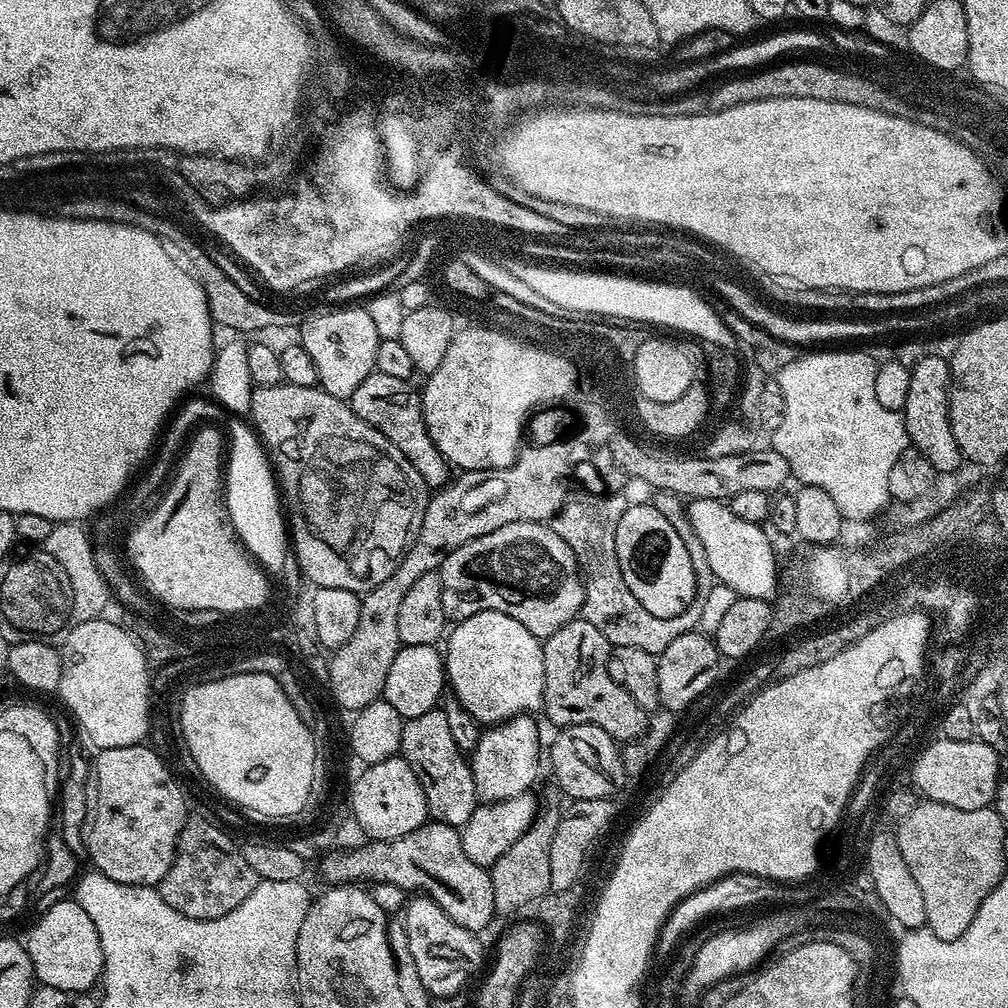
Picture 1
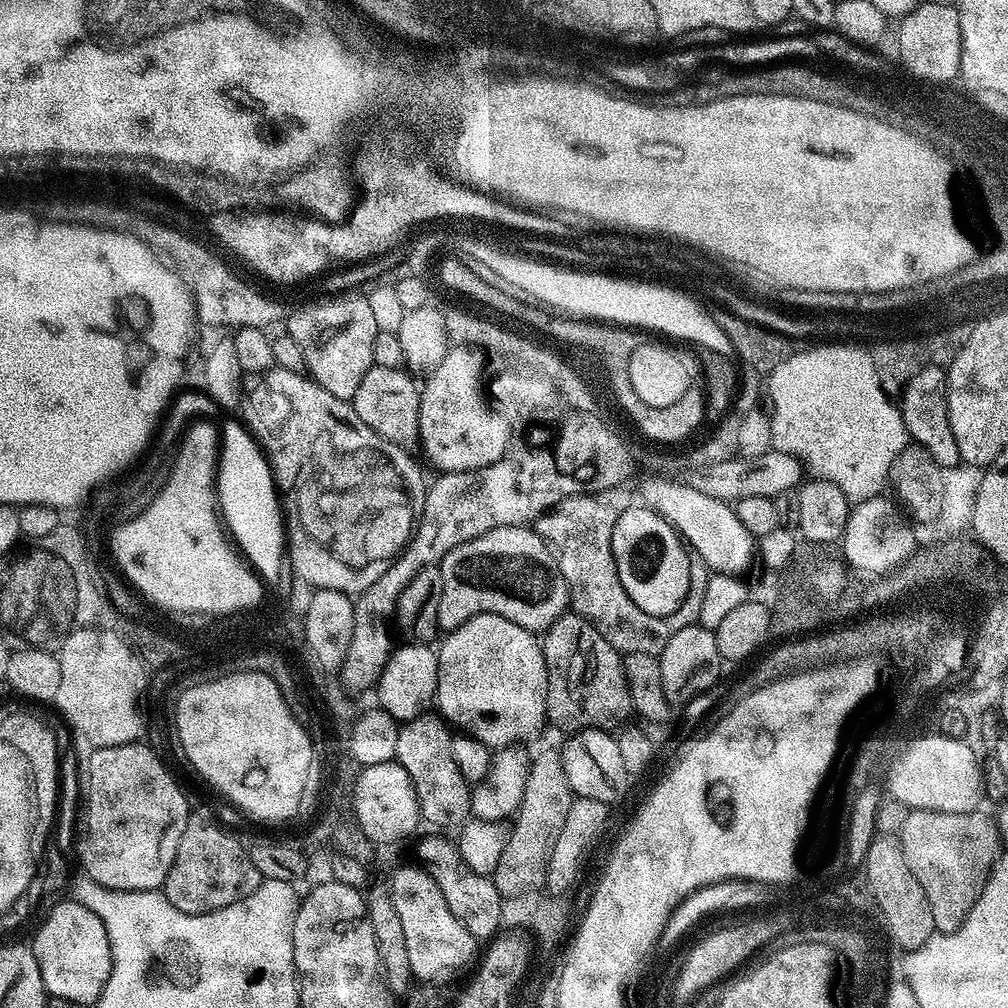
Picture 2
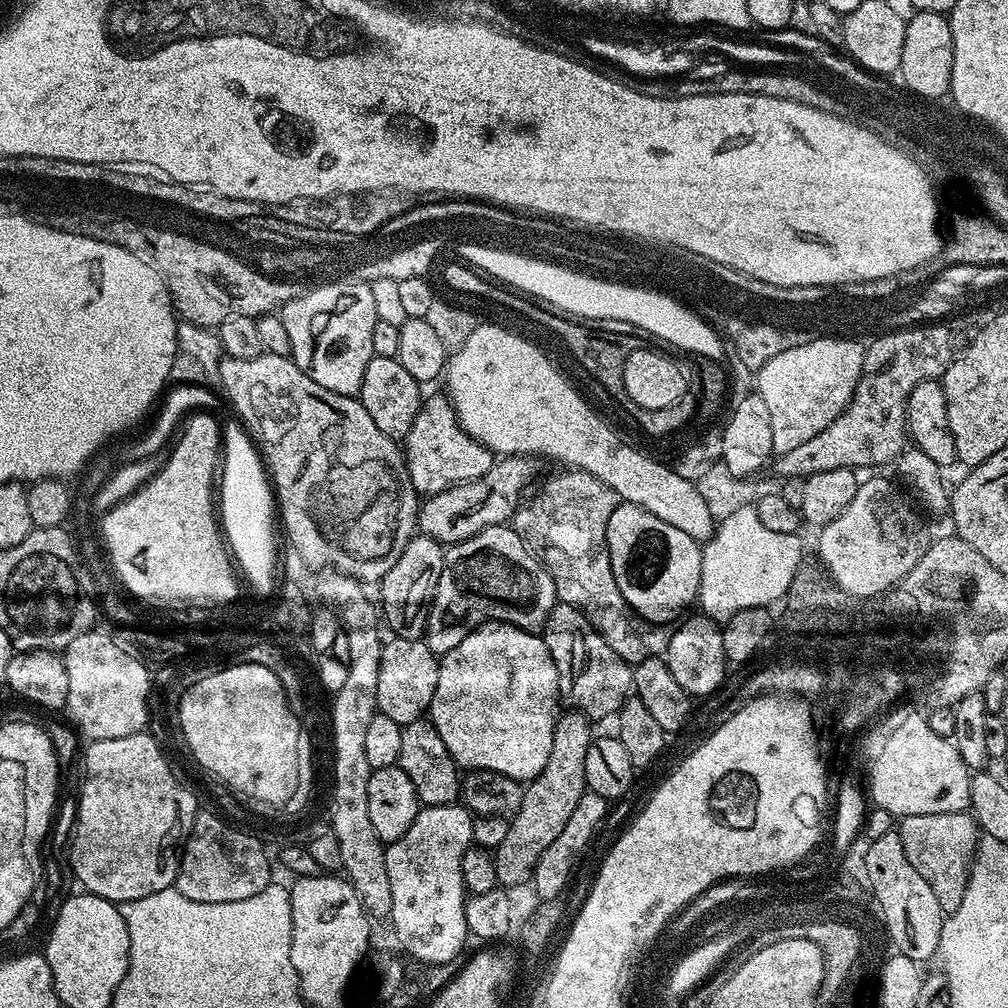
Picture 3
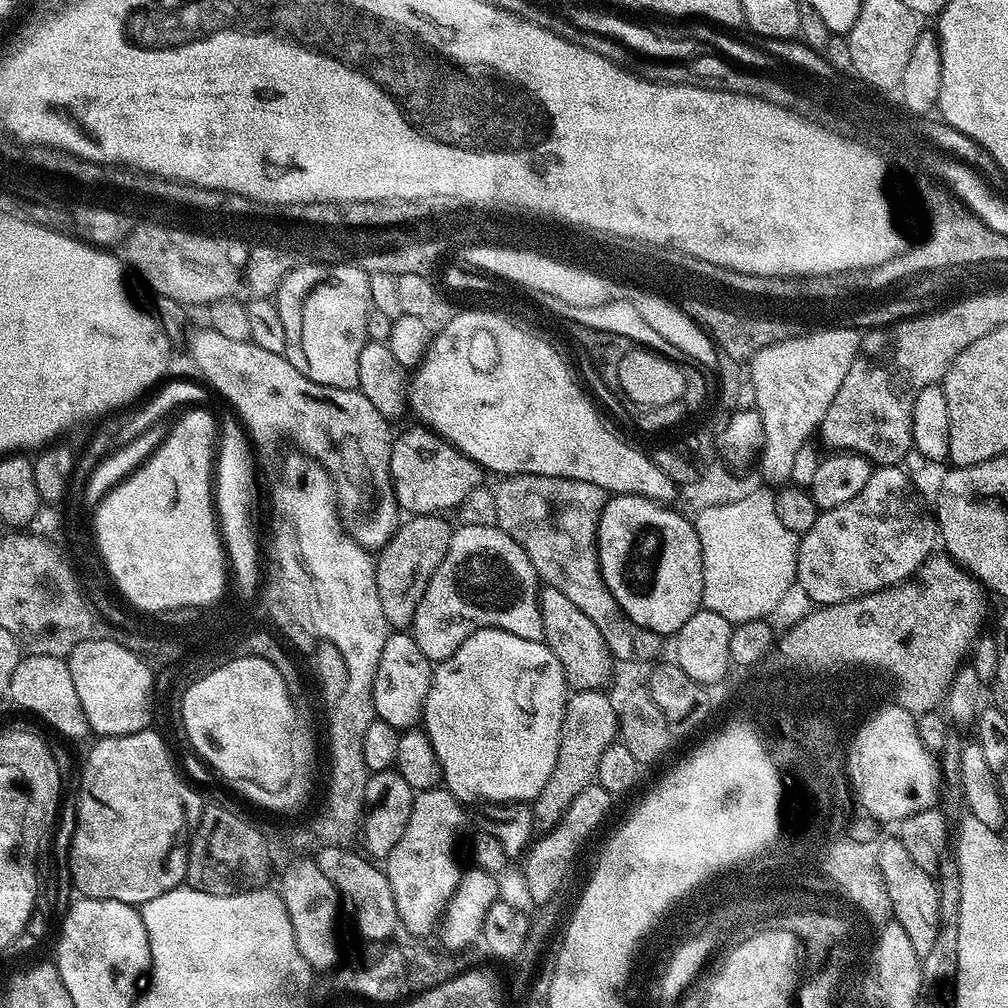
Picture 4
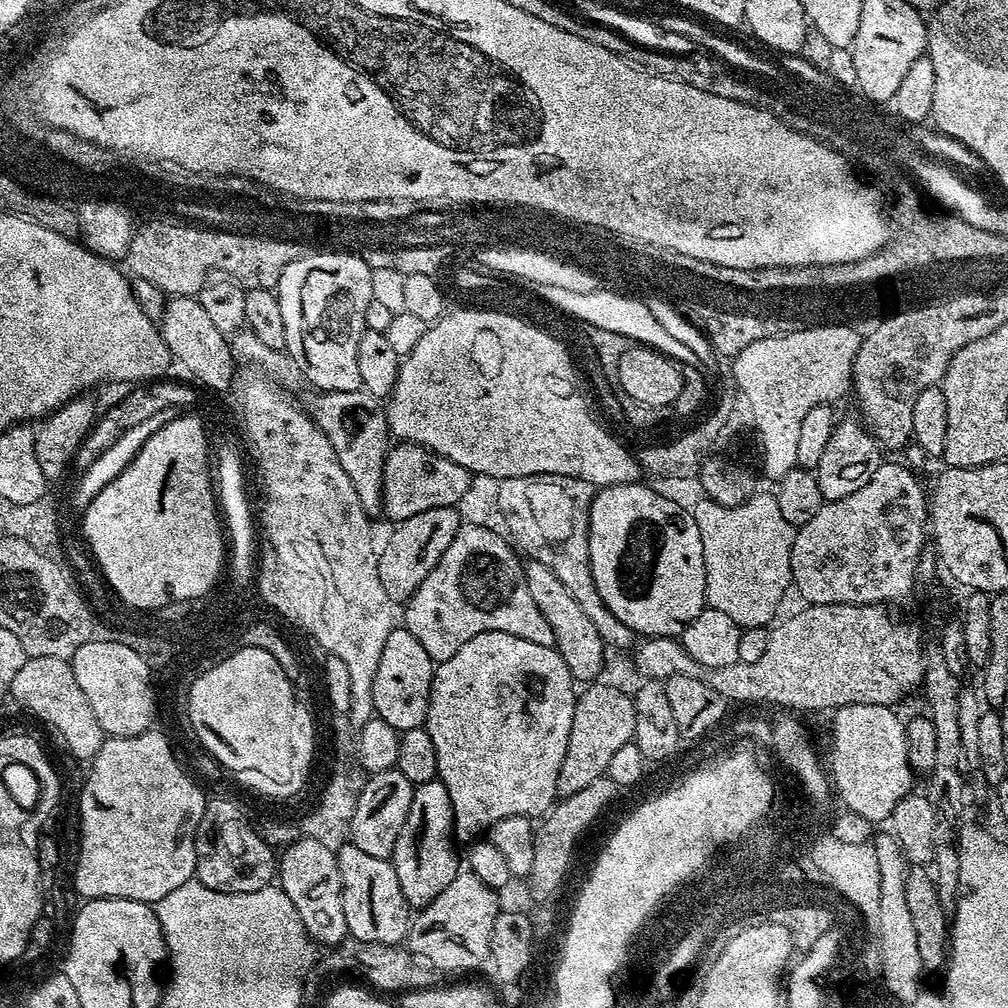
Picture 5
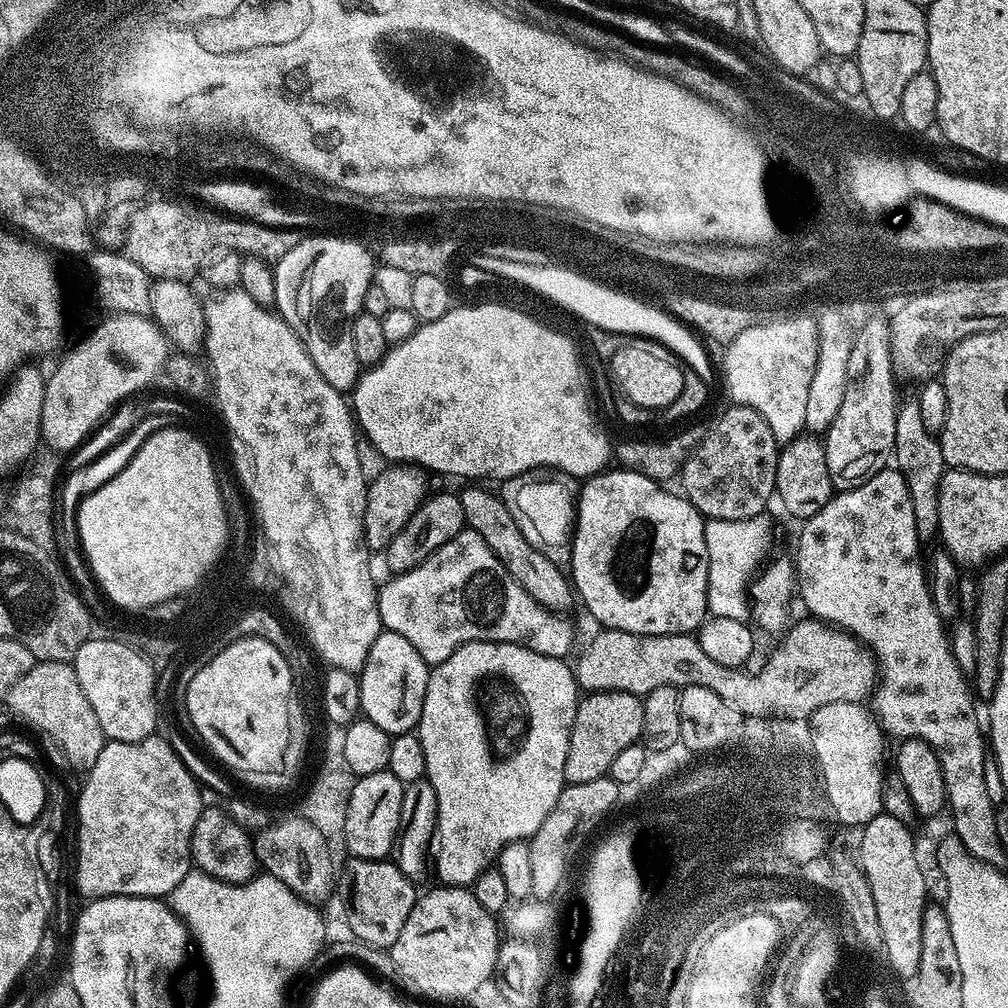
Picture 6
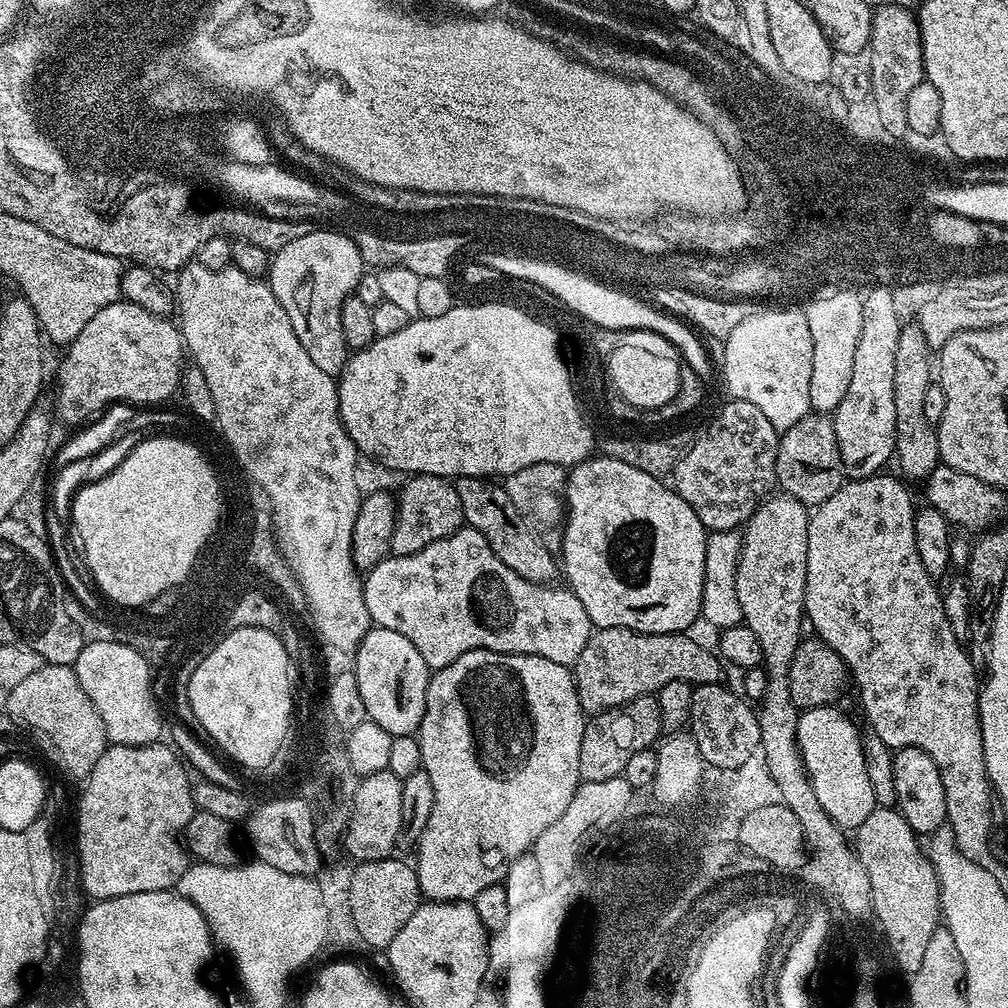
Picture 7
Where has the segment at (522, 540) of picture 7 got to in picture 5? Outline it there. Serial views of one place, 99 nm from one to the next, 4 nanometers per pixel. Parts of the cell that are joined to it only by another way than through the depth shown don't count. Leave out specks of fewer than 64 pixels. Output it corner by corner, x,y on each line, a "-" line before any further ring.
529,559
524,564
524,573
526,574
526,586
530,586
530,598
534,598
534,606
538,606
542,618
550,622
550,630
554,630
556,653
562,658
562,662
566,662
573,681
595,681
603,668
606,649
597,627
586,618
585,610
582,610
550,567
544,566
542,562

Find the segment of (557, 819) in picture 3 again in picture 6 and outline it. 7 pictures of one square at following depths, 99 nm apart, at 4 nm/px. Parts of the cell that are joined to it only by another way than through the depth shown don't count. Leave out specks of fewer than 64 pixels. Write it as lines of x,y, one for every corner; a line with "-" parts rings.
588,692
577,703
574,714
574,726
570,734
570,750
566,754
566,766
564,767
564,779
567,783
594,782
594,778
609,775
612,771
614,758
626,750
626,746
637,743
643,734
643,699
629,692

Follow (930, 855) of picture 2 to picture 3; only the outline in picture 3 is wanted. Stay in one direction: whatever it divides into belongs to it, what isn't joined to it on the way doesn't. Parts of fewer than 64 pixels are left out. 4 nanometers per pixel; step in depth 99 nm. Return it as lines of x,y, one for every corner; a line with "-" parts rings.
967,811
950,814
914,814
899,821
898,831
910,866
930,882
930,890
938,898
938,906
946,914
954,913
962,906
962,894
966,894
968,870
976,854
978,825

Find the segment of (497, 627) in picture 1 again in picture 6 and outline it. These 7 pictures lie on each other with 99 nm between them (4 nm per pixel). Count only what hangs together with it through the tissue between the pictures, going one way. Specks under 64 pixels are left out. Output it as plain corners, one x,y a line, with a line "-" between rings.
472,640
468,644
458,646
446,662
435,665
429,671
426,698
422,706
418,735
422,742
422,750
426,750
426,779
430,786
434,786
434,794
438,798
436,811
436,834
434,837
434,872
441,885
465,887
473,884
486,869
497,863
497,856
505,844
515,841
527,841
536,833
538,826
546,821
546,814
554,810
554,802
562,794
564,785
564,767
566,754
570,750
570,734
574,726
574,714
578,703
578,685
575,671
564,665
565,661
559,656
538,654
521,644
507,644
506,642
490,642
489,640

